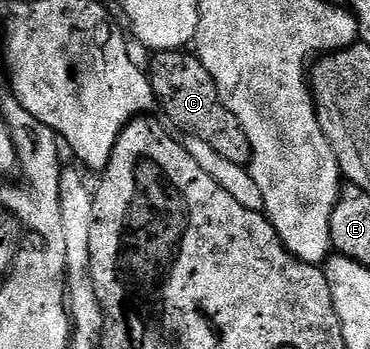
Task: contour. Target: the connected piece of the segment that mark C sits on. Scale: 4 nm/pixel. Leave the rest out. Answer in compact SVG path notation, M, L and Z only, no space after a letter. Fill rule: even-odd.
M164 50L153 55L148 65L148 77L159 107L166 109L166 114L183 130L183 135L204 140L215 152L220 152L224 160L232 160L232 164L249 167L250 145L248 136L244 136L244 128L240 128L240 120L224 108L220 96L216 92L214 78L204 68L204 64L193 52L182 50Z

